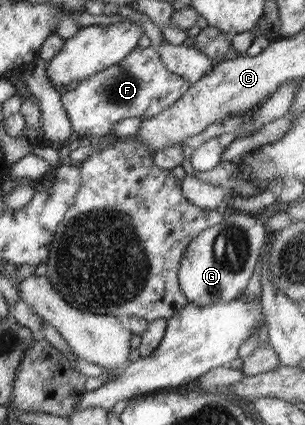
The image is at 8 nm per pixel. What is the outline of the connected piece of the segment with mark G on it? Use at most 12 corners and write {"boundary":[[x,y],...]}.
{"boundary":[[230,210],[185,248],[188,303],[243,296],[268,229]]}

